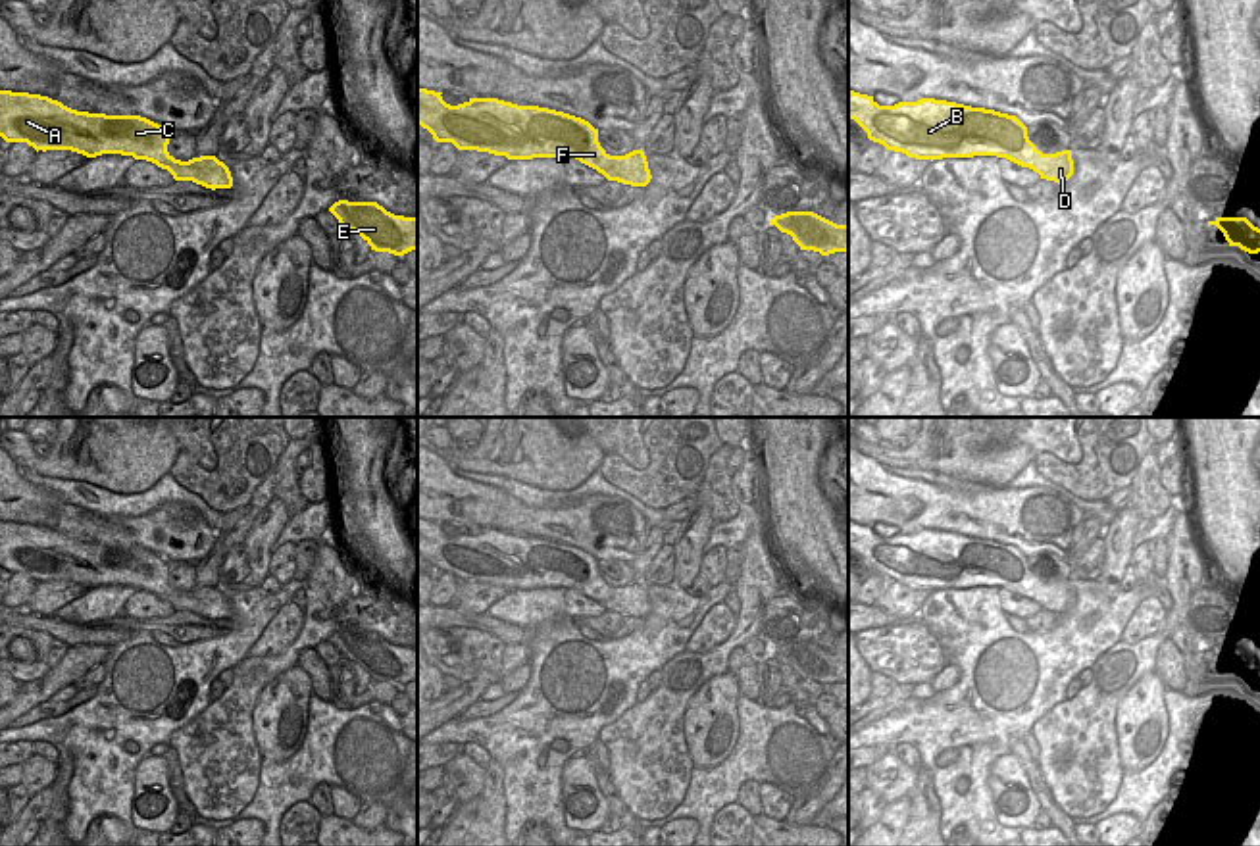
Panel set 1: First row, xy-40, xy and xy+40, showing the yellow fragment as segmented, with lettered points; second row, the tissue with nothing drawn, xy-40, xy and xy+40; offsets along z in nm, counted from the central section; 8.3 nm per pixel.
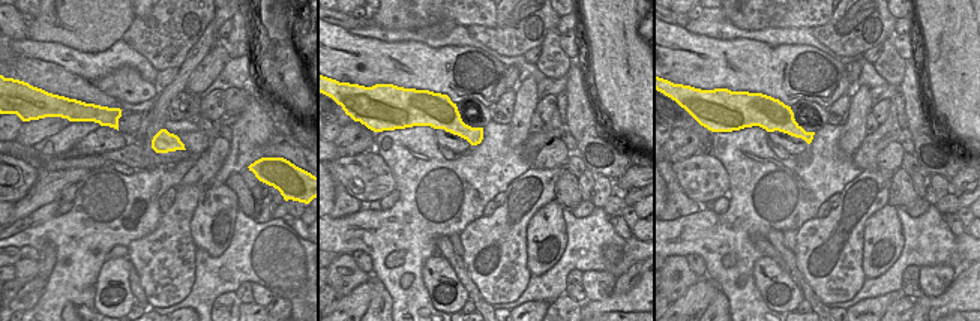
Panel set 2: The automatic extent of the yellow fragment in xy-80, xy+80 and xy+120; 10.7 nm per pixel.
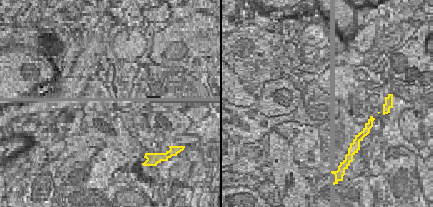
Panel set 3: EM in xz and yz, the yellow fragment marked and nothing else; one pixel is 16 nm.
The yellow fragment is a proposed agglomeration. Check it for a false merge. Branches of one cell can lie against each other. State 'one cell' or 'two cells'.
one cell

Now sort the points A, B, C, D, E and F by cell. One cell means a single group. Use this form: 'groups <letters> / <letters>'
groups A B C D E F

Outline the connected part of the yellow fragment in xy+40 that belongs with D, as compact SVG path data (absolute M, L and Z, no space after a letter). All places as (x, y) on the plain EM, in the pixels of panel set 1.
M848 519L848 548L868 563L869 571L908 588L933 592L996 586L1058 615L1073 606L1071 581L1043 585L1016 546L995 540L935 529L879 536L873 527Z

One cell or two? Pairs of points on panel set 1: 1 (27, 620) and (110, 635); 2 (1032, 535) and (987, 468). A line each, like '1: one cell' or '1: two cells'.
1: one cell
2: two cells

